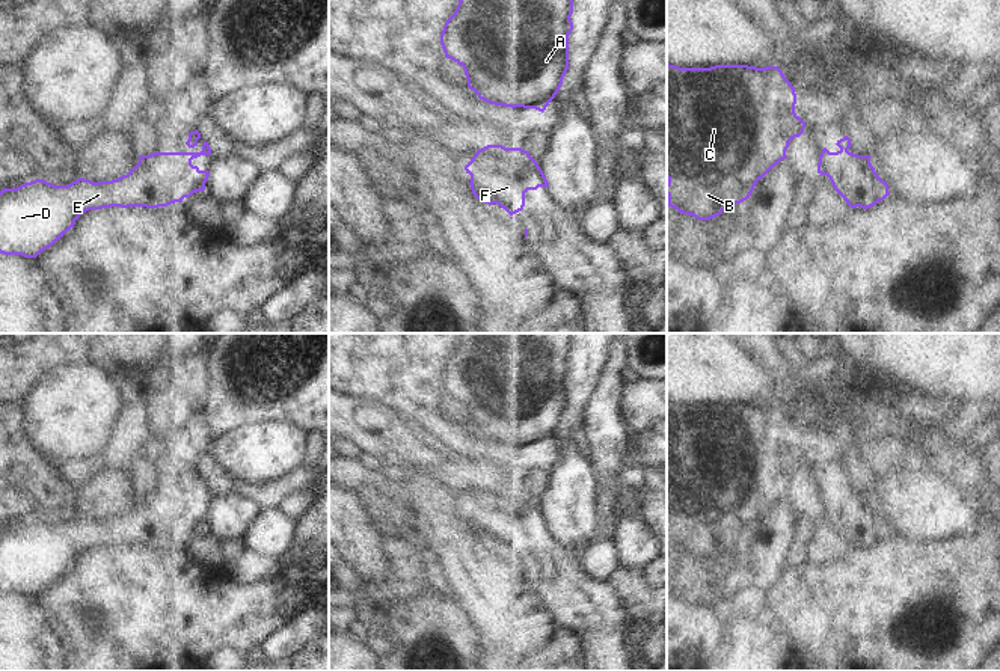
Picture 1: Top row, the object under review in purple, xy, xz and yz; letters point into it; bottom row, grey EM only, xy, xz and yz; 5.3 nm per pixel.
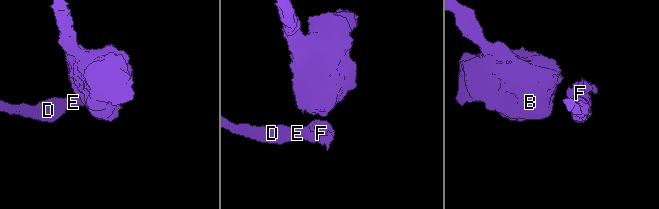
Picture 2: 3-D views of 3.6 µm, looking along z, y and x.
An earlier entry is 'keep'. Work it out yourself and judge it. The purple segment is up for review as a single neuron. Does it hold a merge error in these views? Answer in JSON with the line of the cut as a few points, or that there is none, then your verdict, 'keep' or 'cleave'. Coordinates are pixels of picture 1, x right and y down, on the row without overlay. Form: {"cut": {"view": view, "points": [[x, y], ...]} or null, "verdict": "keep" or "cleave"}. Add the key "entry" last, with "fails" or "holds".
{"cut": null, "verdict": "keep", "entry": "holds"}

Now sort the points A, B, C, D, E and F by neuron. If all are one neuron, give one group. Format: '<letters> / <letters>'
A B C D E F

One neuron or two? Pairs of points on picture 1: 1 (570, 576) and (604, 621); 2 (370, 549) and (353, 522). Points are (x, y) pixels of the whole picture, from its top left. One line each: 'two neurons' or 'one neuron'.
1: one neuron
2: one neuron

